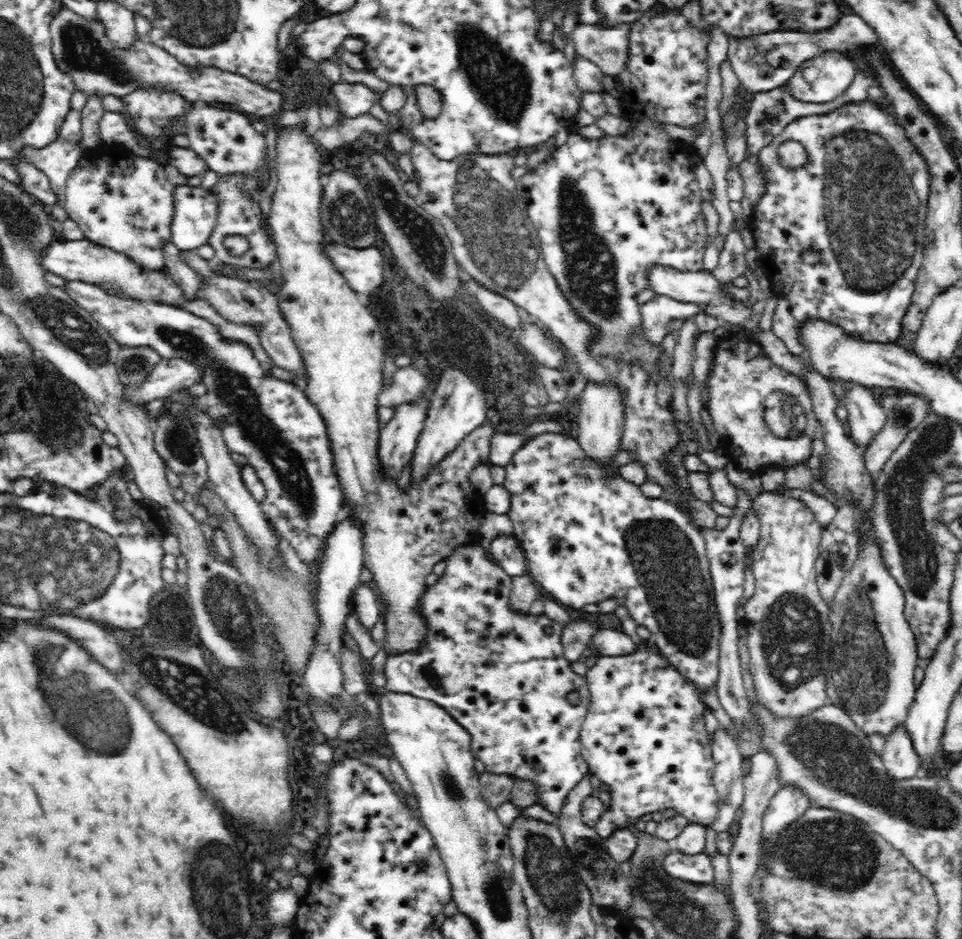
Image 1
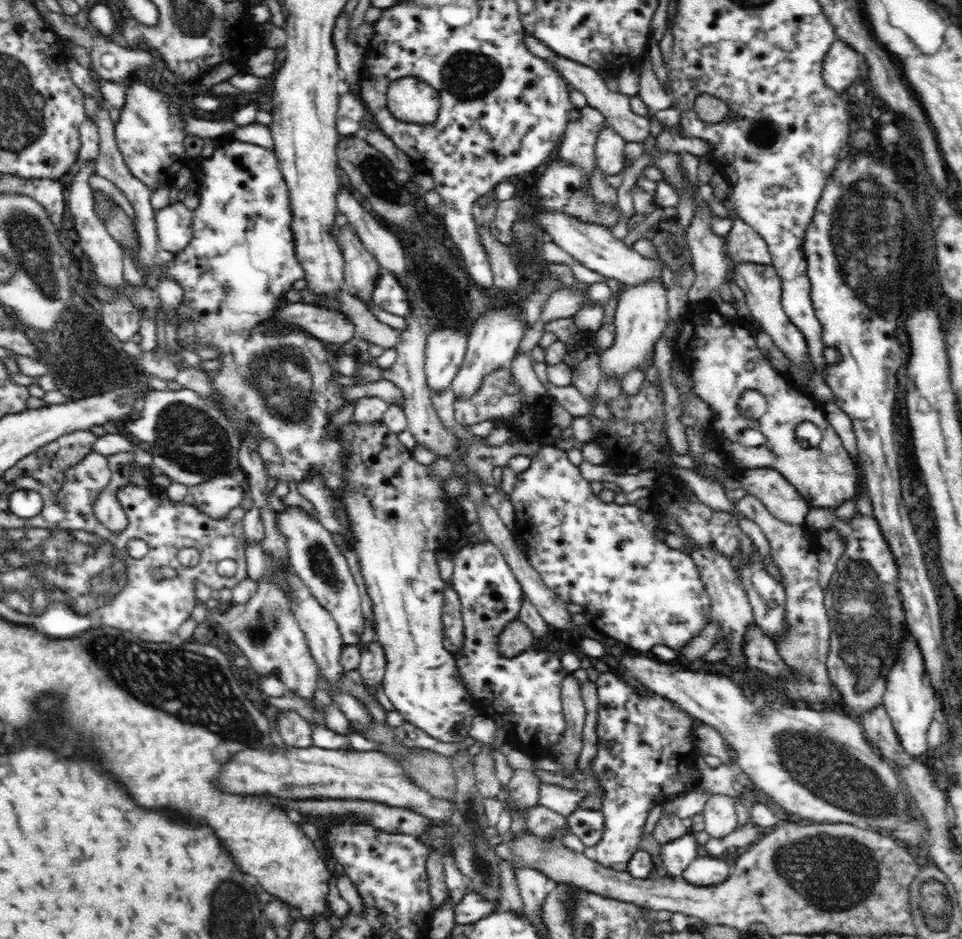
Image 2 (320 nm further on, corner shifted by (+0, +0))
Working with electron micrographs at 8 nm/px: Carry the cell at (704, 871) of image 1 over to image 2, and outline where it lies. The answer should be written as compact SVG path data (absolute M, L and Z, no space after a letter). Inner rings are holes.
M700 855L684 870L681 878L696 886L714 886L724 882L729 877L729 871L730 867L726 862L716 857Z

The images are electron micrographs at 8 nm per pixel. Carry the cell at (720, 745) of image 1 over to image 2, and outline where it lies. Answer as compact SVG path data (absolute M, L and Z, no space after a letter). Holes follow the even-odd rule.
M712 796L701 814L710 839L723 839L737 829L735 798Z

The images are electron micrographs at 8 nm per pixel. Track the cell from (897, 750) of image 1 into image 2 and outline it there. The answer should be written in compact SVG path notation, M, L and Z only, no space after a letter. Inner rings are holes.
M910 632L899 649L898 660L888 672L884 692L884 708L892 719L893 729L901 740L901 746L906 753L915 758L925 756L928 752L926 732L934 720L936 698L932 681L925 668L925 658Z

